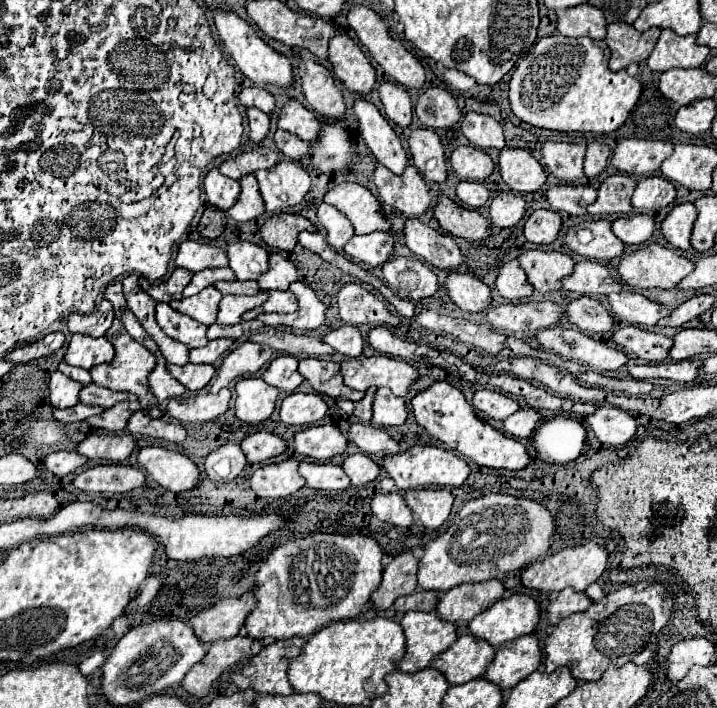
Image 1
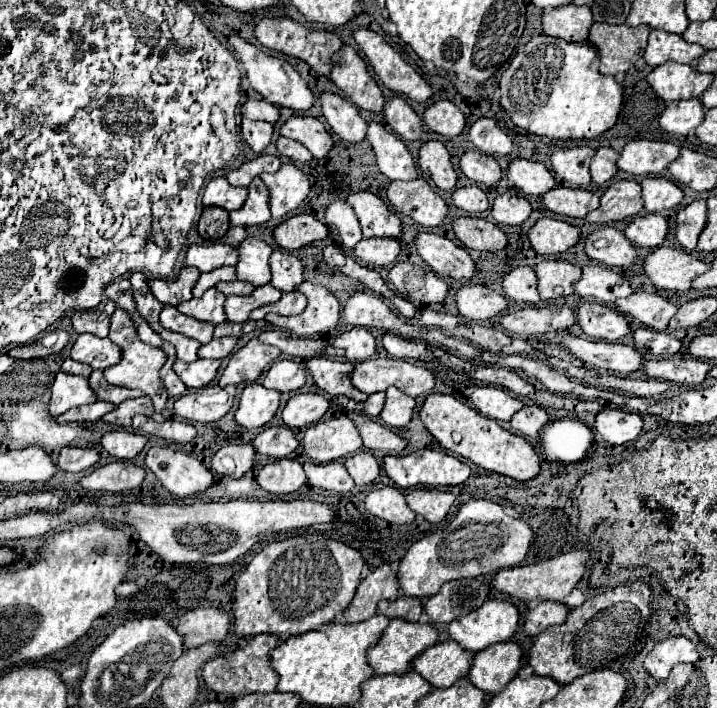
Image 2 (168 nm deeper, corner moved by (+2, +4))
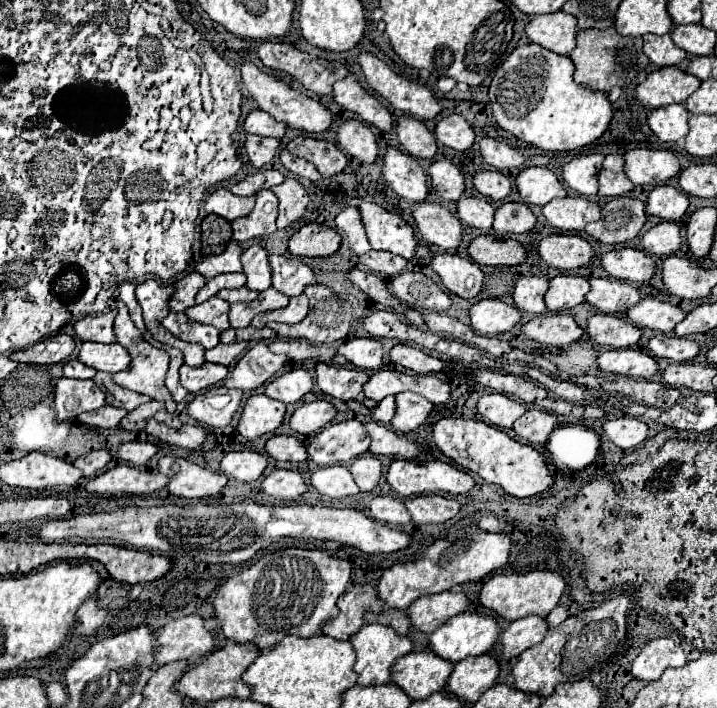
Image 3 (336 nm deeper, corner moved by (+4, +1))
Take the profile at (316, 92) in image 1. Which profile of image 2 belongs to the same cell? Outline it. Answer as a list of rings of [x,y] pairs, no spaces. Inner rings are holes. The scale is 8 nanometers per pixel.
[[[321,92],[317,100],[321,102],[321,112],[325,120],[337,136],[347,142],[361,142],[365,138],[367,122],[349,100],[333,92]]]

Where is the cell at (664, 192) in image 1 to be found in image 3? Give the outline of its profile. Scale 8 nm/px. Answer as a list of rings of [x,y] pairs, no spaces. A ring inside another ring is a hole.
[[[659,185],[649,193],[645,213],[661,217],[663,221],[679,221],[689,207],[689,199],[683,191],[671,185]]]

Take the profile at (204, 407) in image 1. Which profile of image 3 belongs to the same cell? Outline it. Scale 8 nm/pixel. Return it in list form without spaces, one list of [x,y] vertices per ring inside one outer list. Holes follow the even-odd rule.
[[[211,387],[193,399],[185,413],[205,427],[225,427],[239,409],[241,397],[243,393],[239,389]]]

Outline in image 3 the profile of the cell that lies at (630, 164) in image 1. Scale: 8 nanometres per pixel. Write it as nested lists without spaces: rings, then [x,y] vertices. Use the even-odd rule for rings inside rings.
[[[633,149],[625,153],[625,173],[635,185],[661,185],[677,177],[681,165],[665,149]]]

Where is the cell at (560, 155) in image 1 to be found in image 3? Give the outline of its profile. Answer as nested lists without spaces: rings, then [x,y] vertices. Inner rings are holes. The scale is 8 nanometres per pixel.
[[[581,155],[569,161],[563,167],[565,183],[585,197],[597,195],[597,173],[601,171],[603,161],[605,155]]]

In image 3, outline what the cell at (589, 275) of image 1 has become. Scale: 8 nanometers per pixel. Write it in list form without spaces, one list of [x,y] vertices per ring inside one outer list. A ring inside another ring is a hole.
[[[589,279],[591,291],[587,293],[587,303],[609,315],[627,313],[641,299],[639,291],[617,279]]]

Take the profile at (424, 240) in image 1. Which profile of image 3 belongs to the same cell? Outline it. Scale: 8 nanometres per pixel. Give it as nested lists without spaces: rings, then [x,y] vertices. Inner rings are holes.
[[[439,253],[433,257],[431,267],[439,273],[443,285],[463,299],[475,299],[483,289],[483,271],[475,261],[453,253]]]

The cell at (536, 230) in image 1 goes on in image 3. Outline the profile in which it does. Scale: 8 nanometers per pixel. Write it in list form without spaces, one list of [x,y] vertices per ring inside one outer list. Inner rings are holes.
[[[549,235],[541,241],[539,255],[559,271],[587,267],[595,259],[591,245],[579,235]]]

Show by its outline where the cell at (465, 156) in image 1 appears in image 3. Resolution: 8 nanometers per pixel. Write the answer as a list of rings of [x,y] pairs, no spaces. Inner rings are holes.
[[[483,169],[477,171],[473,175],[473,185],[481,195],[493,201],[503,201],[511,193],[509,177],[499,171],[483,171]]]

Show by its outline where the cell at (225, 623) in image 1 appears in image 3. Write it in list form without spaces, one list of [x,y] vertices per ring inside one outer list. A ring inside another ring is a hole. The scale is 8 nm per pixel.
[[[185,615],[167,623],[157,635],[155,665],[161,667],[173,661],[193,661],[215,649],[215,639],[203,627],[199,615]]]

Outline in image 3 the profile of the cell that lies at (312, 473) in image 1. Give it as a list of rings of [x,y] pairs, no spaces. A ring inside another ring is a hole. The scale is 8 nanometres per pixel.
[[[333,465],[333,467],[323,467],[315,471],[311,475],[311,485],[321,495],[327,495],[333,499],[343,499],[359,493],[359,487],[345,465]]]

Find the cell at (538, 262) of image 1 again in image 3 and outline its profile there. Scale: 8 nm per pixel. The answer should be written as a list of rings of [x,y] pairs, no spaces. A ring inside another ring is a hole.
[[[557,275],[549,281],[549,293],[545,295],[545,303],[549,311],[565,311],[585,301],[589,293],[589,281],[585,277]]]

